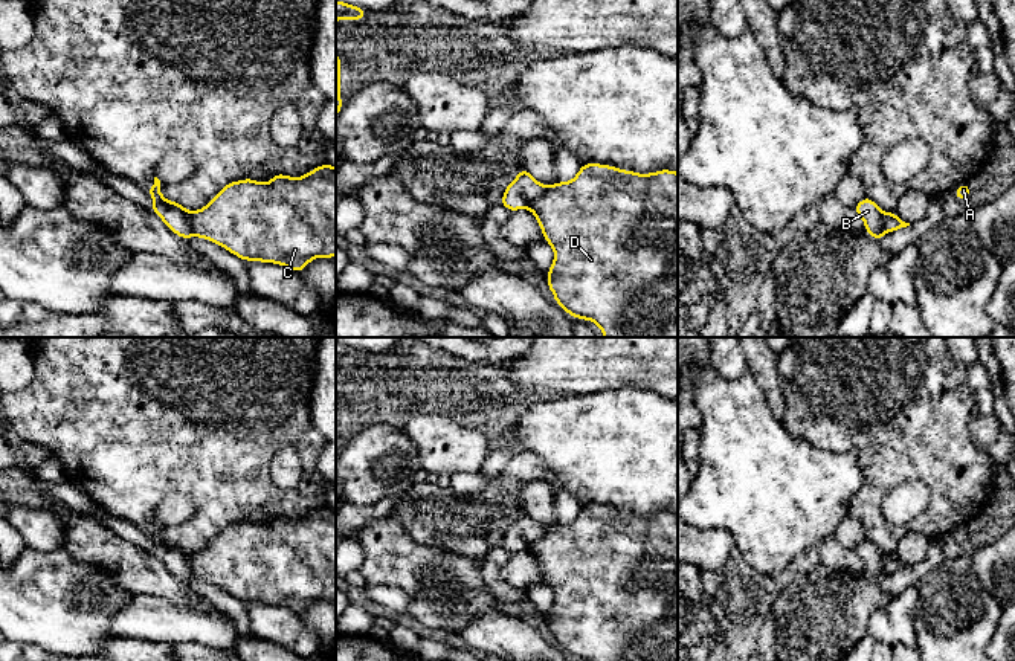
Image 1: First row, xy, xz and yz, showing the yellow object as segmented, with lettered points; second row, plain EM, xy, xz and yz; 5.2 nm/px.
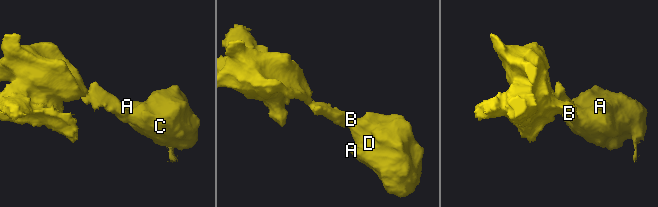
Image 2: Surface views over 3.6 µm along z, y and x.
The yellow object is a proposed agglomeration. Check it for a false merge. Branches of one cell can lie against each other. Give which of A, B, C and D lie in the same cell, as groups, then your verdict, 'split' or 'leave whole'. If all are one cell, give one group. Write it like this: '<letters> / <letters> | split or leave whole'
A C D / B | split

